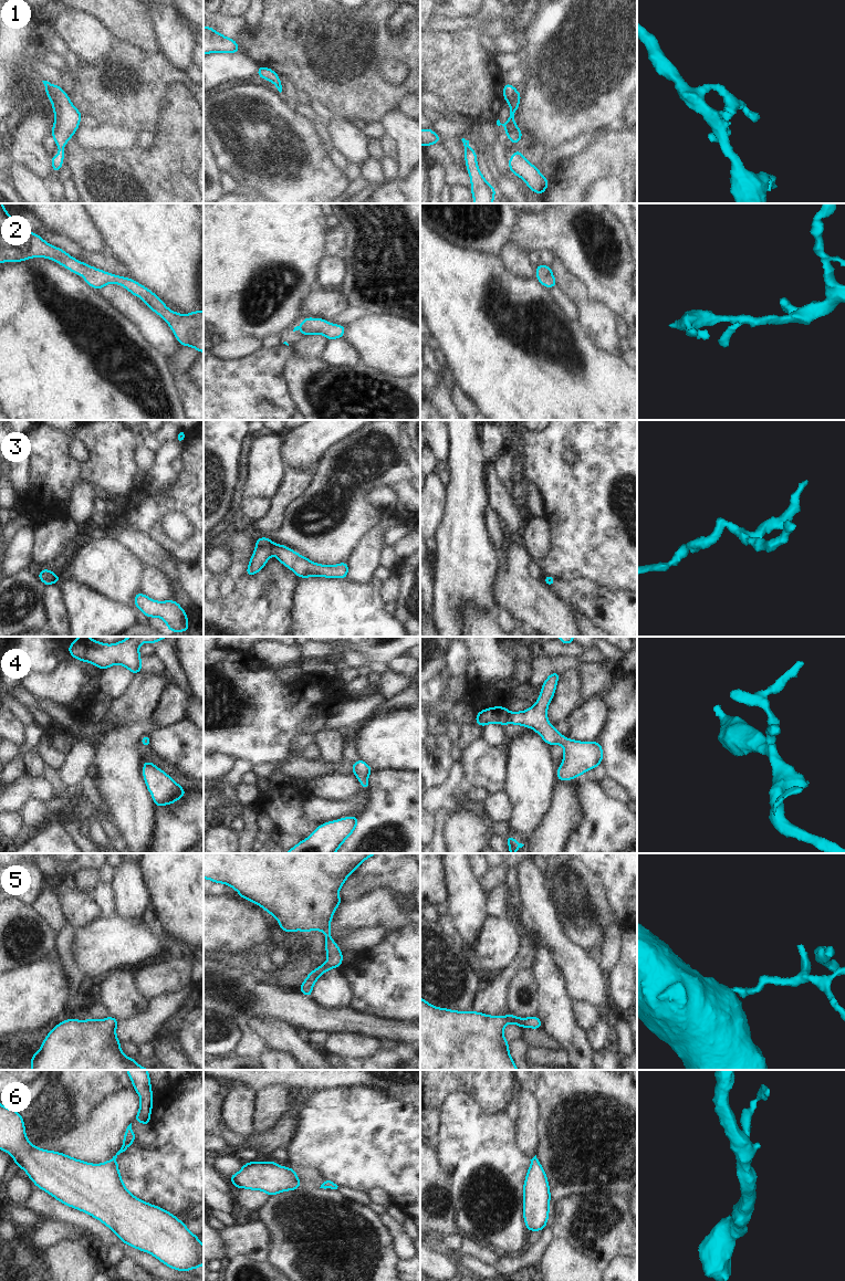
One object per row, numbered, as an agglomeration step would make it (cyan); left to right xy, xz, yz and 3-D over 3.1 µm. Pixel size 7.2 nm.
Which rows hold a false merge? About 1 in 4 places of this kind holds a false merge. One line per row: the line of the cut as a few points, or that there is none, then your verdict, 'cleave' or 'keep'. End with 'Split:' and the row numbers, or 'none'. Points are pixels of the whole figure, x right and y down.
1: no cut | keep
2: no cut | keep
3: no cut | keep
4: no cut | keep
5: no cut | keep
6: no cut | keep
Split: none

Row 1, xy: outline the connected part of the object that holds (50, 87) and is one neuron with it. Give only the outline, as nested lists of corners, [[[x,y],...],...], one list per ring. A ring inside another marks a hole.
[[[48,81],[42,82],[46,88],[44,96],[51,99],[52,109],[55,115],[51,135],[60,151],[56,156],[51,156],[51,164],[53,166],[52,172],[58,174],[63,166],[63,158],[66,155],[66,151],[63,150],[63,146],[67,144],[69,139],[73,137],[80,127],[80,120],[83,115],[72,104],[67,93],[65,93],[61,86]]]

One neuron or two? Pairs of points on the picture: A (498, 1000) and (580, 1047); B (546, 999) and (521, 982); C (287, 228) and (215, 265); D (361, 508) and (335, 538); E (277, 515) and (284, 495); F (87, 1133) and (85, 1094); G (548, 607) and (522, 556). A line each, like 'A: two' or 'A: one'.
A: two
B: two
C: one
D: one
E: one
F: two
G: one

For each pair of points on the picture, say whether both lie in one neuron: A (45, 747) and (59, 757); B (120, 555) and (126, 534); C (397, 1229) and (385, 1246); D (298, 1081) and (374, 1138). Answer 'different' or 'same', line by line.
A: same
B: different
C: different
D: different

